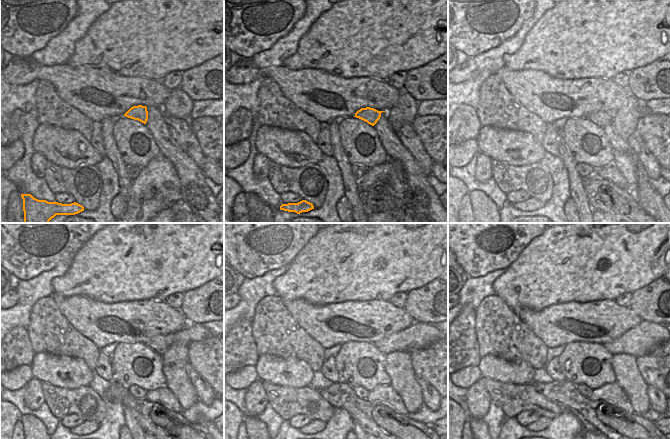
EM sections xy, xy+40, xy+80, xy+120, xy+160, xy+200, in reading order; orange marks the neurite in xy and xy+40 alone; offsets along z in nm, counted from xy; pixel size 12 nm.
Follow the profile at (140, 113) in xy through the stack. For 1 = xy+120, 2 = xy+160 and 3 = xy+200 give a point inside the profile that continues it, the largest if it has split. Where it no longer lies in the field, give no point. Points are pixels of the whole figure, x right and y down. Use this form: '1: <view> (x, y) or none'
1: xy+120 (194, 332)
2: xy+160 (419, 335)
3: xy+200 (643, 338)

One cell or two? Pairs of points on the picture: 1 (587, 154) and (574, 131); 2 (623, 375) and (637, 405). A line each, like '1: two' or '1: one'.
1: one
2: one

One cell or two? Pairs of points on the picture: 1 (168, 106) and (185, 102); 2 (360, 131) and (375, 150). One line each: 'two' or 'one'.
1: one
2: one

